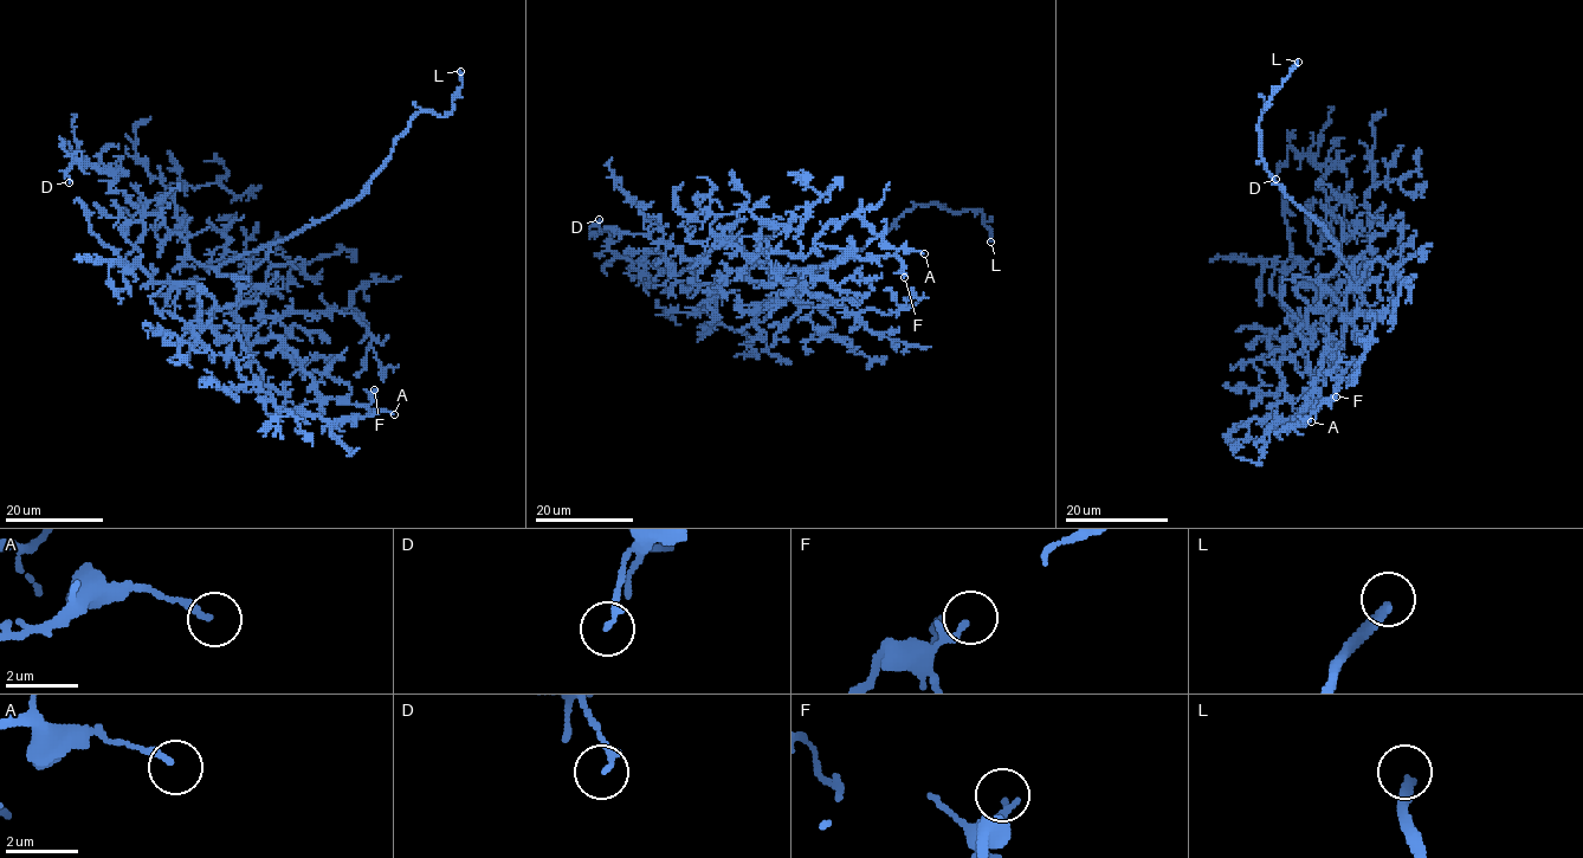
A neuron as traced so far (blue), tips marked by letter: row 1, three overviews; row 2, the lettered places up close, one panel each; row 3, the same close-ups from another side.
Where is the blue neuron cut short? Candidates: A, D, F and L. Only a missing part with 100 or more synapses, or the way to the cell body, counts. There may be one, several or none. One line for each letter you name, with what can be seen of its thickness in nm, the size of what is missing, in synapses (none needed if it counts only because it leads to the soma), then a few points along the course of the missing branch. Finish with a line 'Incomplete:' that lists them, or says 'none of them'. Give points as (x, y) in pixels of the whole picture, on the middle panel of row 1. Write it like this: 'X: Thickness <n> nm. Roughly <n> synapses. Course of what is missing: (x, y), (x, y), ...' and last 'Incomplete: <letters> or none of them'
L: Thickness 240 nm. Course of what is missing: (990, 242), (994, 258), (994, 239), (1016, 240), (1047, 269)
Incomplete: L

